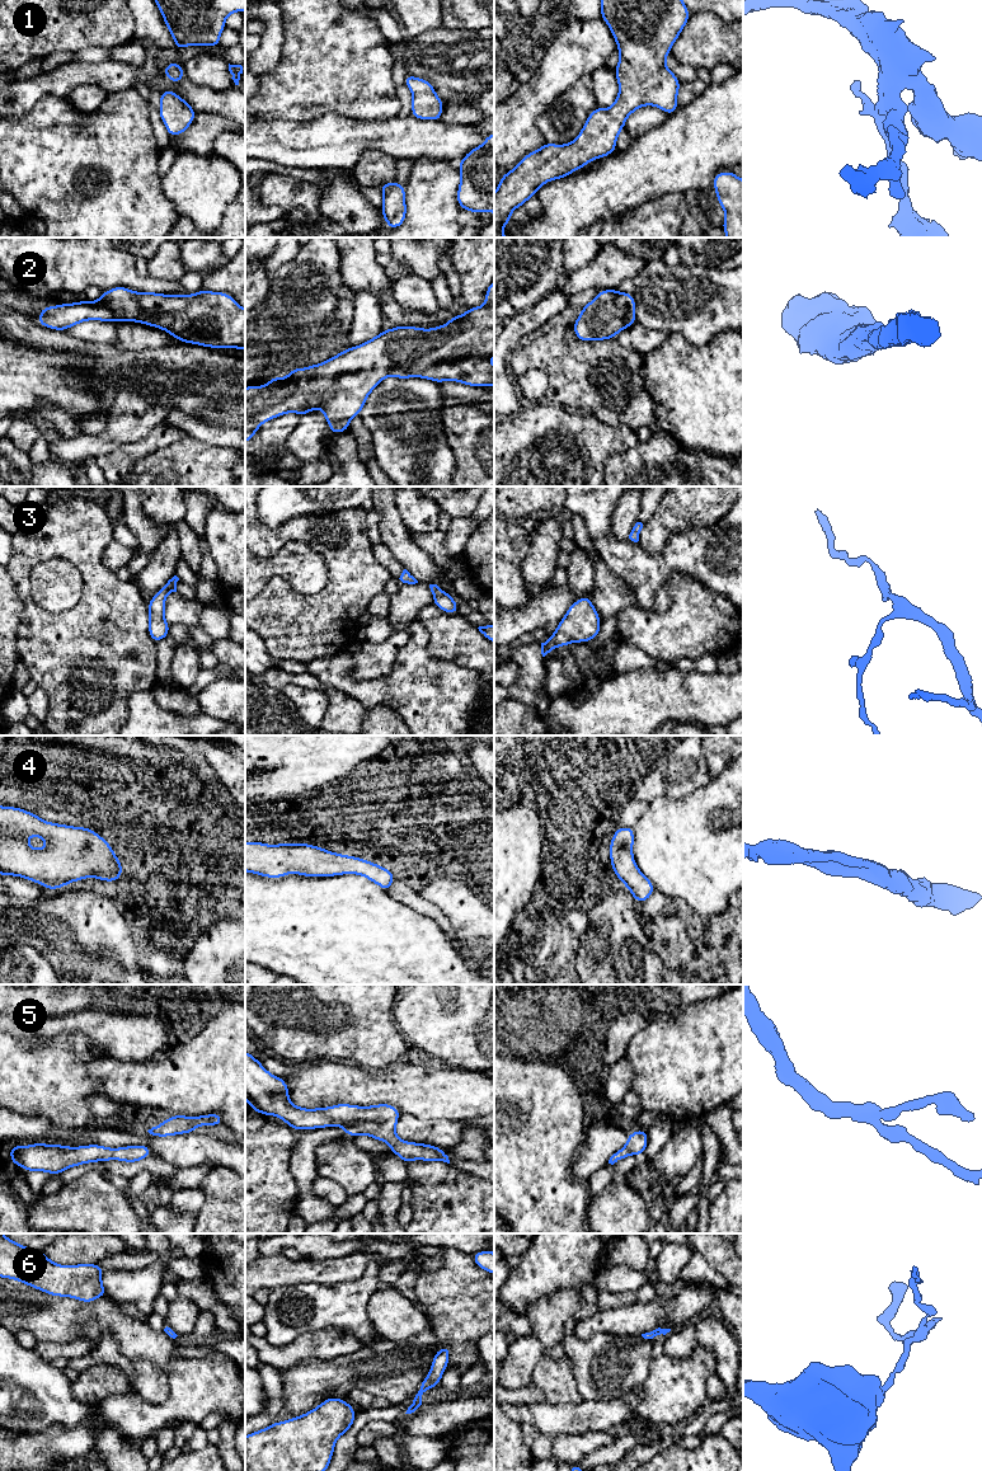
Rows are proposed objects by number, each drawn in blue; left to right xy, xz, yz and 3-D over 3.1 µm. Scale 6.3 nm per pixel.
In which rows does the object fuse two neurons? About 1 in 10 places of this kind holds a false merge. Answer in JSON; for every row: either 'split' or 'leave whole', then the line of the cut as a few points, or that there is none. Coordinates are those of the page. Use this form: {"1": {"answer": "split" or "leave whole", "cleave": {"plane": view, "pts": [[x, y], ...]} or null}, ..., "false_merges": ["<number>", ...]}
{"1": {"answer": "leave whole", "cleave": null}, "2": {"answer": "leave whole", "cleave": null}, "3": {"answer": "leave whole", "cleave": null}, "4": {"answer": "leave whole", "cleave": null}, "5": {"answer": "leave whole", "cleave": null}, "6": {"answer": "leave whole", "cleave": null}, "false_merges": []}

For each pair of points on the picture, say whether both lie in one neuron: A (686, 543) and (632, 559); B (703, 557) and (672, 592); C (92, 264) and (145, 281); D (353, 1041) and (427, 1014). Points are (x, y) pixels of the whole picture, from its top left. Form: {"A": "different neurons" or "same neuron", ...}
{"A": "same neuron", "B": "different neurons", "C": "same neuron", "D": "different neurons"}

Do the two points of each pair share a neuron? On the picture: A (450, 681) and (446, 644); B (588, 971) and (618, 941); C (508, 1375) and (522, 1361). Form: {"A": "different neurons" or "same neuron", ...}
{"A": "different neurons", "B": "same neuron", "C": "same neuron"}

